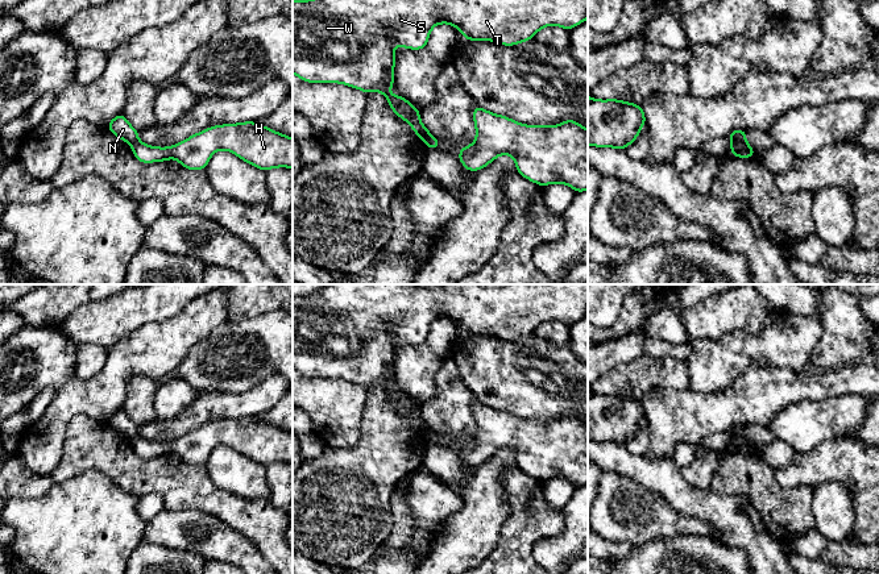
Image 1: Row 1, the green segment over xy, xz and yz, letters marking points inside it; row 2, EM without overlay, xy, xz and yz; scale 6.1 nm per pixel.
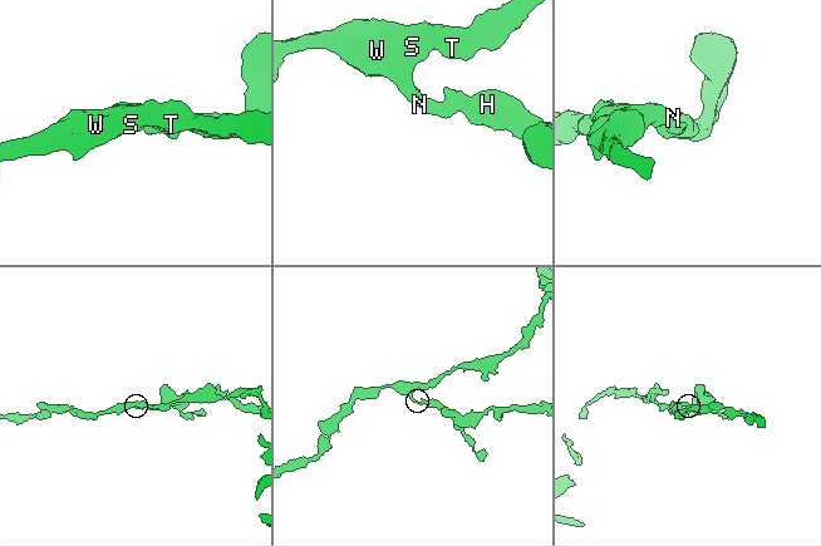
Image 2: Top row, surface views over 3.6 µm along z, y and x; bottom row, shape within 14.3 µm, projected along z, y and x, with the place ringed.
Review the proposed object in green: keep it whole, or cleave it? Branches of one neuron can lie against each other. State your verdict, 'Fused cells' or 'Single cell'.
Fused cells

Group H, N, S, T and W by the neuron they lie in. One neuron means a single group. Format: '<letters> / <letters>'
H / N S T W

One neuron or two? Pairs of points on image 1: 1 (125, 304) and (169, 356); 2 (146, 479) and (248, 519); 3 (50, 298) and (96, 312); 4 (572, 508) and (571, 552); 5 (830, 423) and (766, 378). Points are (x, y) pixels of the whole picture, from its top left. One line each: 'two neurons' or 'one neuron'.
1: two neurons
2: one neuron
3: two neurons
4: one neuron
5: two neurons

